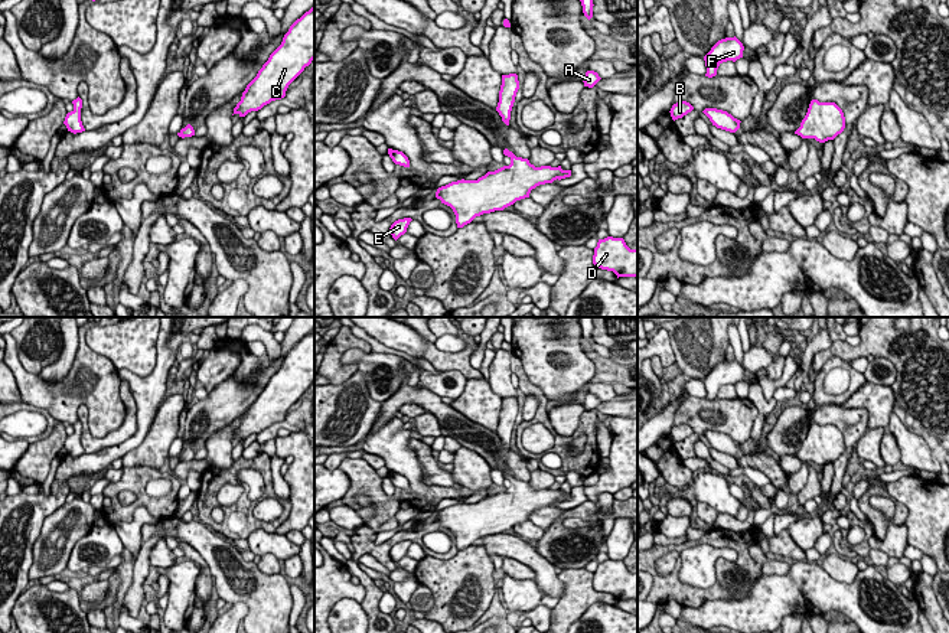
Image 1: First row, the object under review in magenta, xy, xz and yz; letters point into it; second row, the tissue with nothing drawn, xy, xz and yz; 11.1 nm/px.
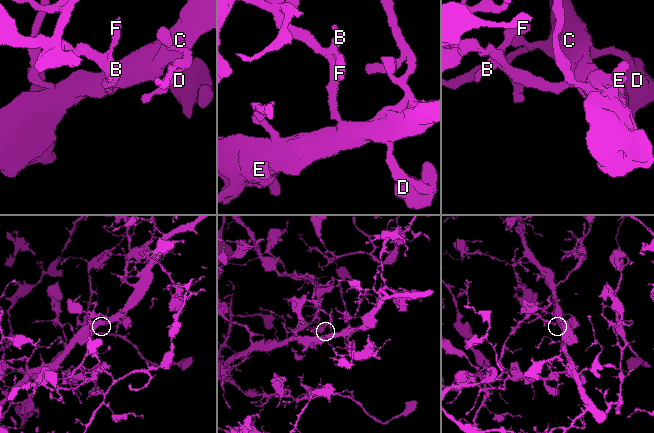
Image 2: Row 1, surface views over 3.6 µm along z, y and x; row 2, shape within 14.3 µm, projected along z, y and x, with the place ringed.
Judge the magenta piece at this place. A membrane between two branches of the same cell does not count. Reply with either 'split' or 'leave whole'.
split

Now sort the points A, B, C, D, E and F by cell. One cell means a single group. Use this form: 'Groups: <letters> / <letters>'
Groups: A C D E / B F

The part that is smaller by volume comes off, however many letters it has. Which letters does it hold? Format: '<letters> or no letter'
B, F

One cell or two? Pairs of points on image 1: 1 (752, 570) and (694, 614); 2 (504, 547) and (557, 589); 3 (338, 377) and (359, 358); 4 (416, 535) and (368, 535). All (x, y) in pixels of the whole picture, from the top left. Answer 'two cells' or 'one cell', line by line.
1: two cells
2: one cell
3: two cells
4: one cell

